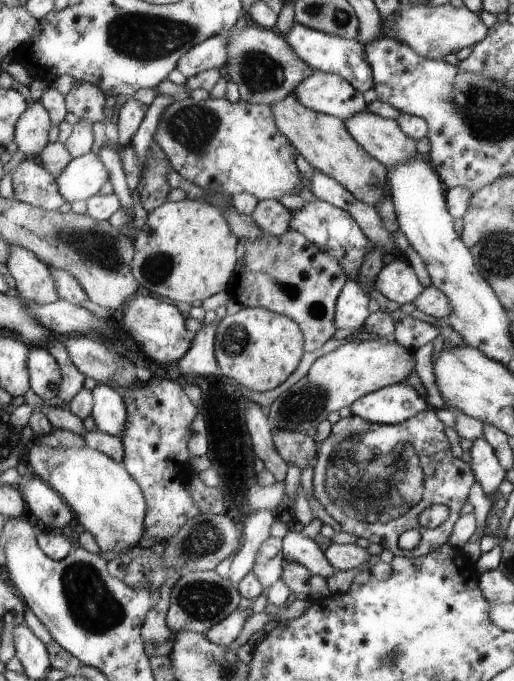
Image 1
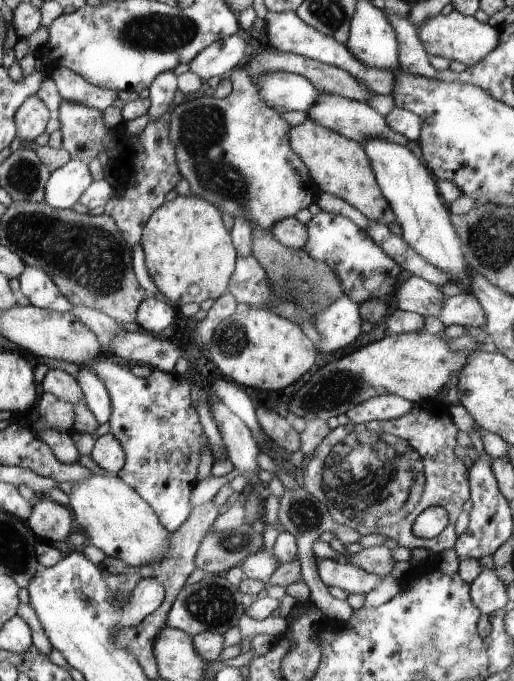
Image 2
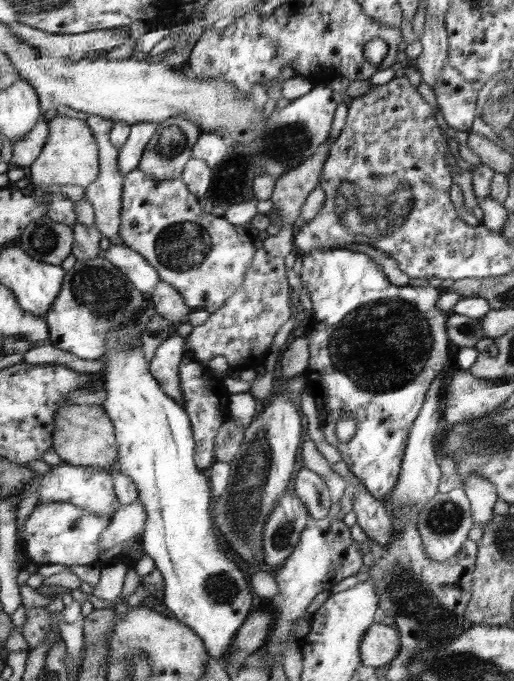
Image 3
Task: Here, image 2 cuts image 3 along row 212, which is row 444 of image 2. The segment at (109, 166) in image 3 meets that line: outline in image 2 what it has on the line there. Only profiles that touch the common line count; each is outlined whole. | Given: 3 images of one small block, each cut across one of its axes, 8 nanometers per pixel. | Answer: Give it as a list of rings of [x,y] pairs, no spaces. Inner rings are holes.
[[[112,433],[96,436],[92,452],[89,455],[100,468],[112,475],[120,472],[125,463],[124,449]]]

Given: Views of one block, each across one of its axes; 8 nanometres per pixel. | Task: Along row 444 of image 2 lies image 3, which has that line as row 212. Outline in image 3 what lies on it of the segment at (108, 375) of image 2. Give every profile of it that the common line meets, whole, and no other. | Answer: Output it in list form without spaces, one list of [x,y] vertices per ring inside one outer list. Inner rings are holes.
[[[138,168],[123,176],[121,203],[119,233],[123,244],[135,250],[156,268],[160,280],[174,287],[191,309],[216,312],[239,291],[257,251],[253,246],[255,234],[248,226],[236,226],[225,218],[216,218],[204,212],[200,200],[192,192],[188,192],[182,178],[159,181]]]

